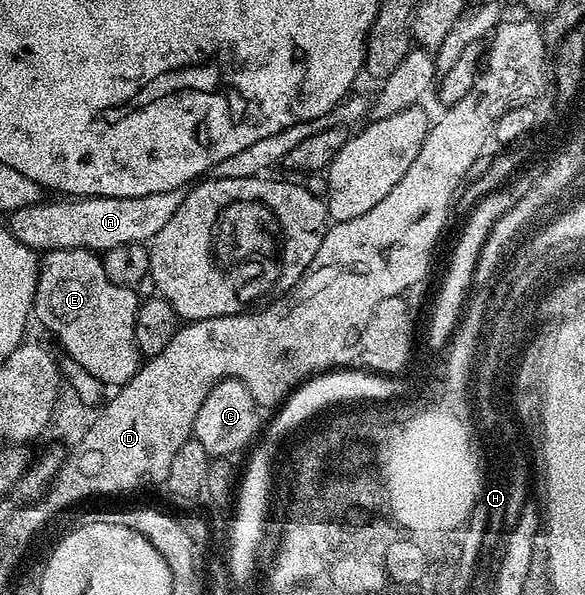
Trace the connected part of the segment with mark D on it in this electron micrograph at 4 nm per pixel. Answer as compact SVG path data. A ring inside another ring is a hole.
M525 18L516 19L513 23L504 21L497 26L487 44L489 47L486 47L486 66L477 75L470 93L447 108L443 112L445 115L429 126L426 141L422 141L422 147L418 149L410 169L403 174L402 181L398 181L398 185L394 185L394 189L390 189L390 193L386 193L374 209L362 213L362 217L332 223L324 232L318 253L314 253L314 261L310 261L295 285L273 298L269 302L273 303L261 311L249 309L226 317L185 322L177 326L174 337L170 337L162 353L141 362L138 373L134 373L134 377L130 377L130 381L113 394L116 396L108 404L105 402L96 411L100 412L95 412L81 439L83 446L80 446L78 454L72 455L56 485L48 487L47 502L36 510L23 511L19 525L21 531L36 527L45 516L50 516L53 508L63 511L62 505L77 499L77 496L91 499L94 491L119 494L136 491L139 487L152 487L155 483L163 484L170 473L174 455L184 442L193 438L192 426L198 417L198 409L202 409L202 401L206 401L210 389L223 379L236 379L246 385L246 389L250 389L250 397L254 397L261 408L275 408L313 375L347 368L351 364L348 362L357 358L362 329L366 329L366 321L370 321L374 309L378 309L378 305L387 298L403 296L407 287L427 277L436 242L448 223L452 194L456 195L461 190L464 174L479 161L488 143L493 142L495 126L505 108L518 103L526 104L528 98L539 94L543 64L539 34L543 28L535 18Z

